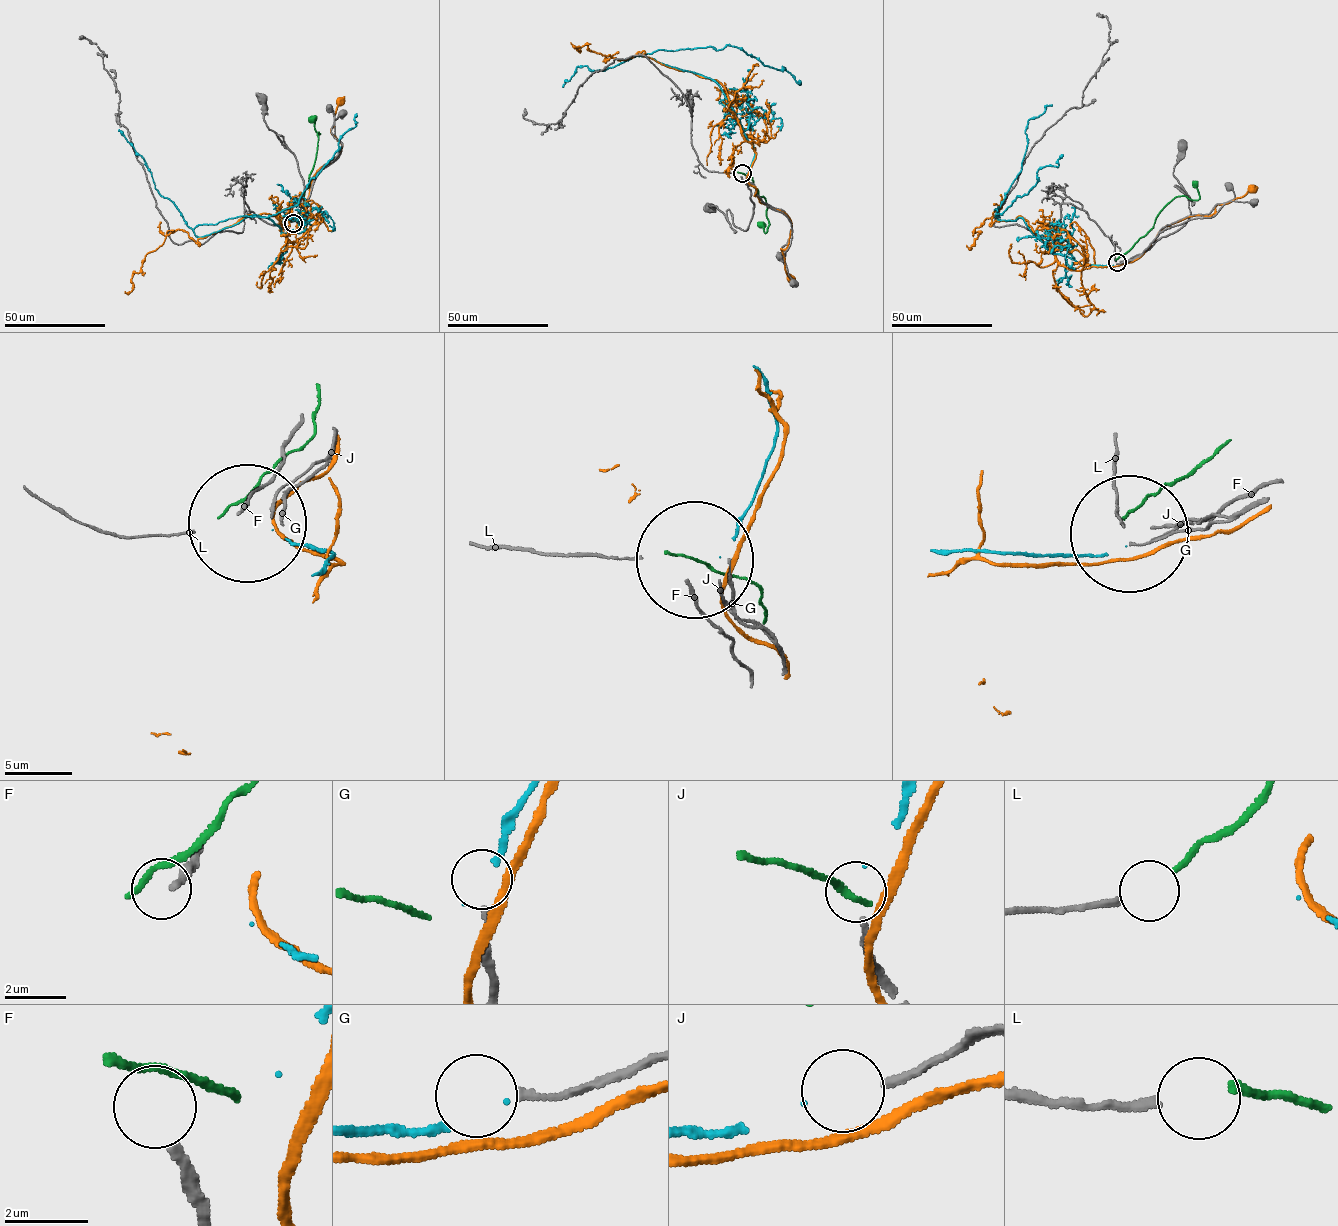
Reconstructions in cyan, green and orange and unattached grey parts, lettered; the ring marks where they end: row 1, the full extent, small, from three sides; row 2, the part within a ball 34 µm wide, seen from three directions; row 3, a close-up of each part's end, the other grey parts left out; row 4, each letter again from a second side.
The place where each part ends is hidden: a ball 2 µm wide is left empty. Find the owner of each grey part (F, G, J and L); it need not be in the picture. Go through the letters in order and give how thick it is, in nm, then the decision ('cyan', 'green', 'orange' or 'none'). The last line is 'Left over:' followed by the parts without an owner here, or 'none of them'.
F: calibre 220 nm; none
G: calibre 150 nm; none
J: calibre 200 nm; cyan
L: calibre 200 nm; green
Left over: F, G

